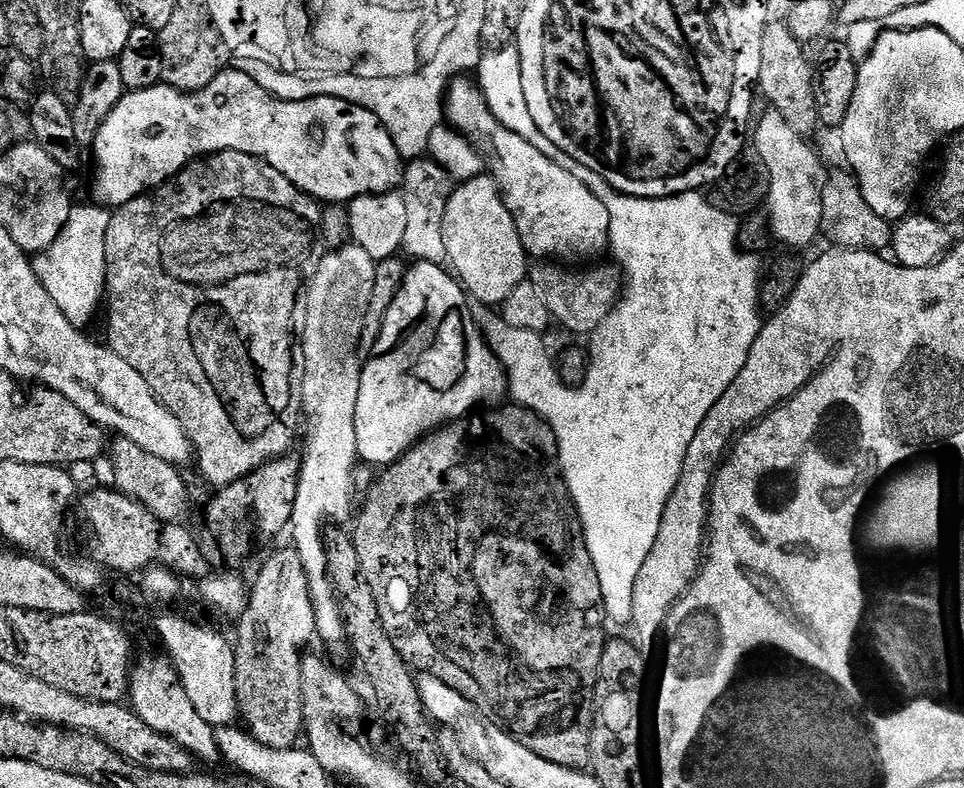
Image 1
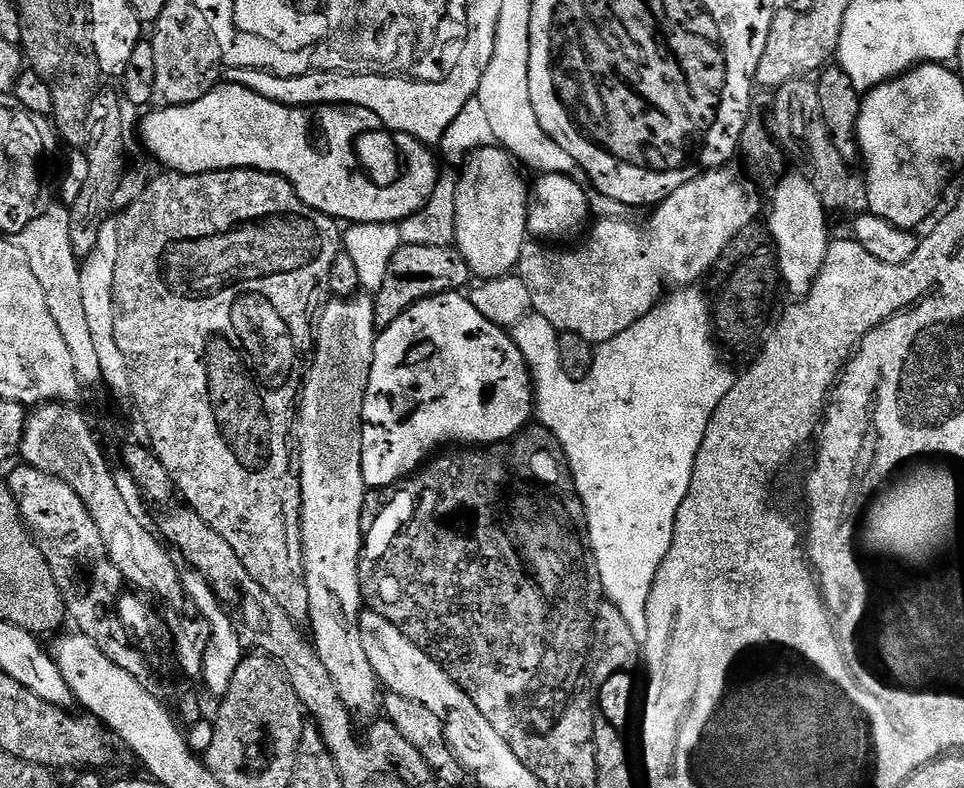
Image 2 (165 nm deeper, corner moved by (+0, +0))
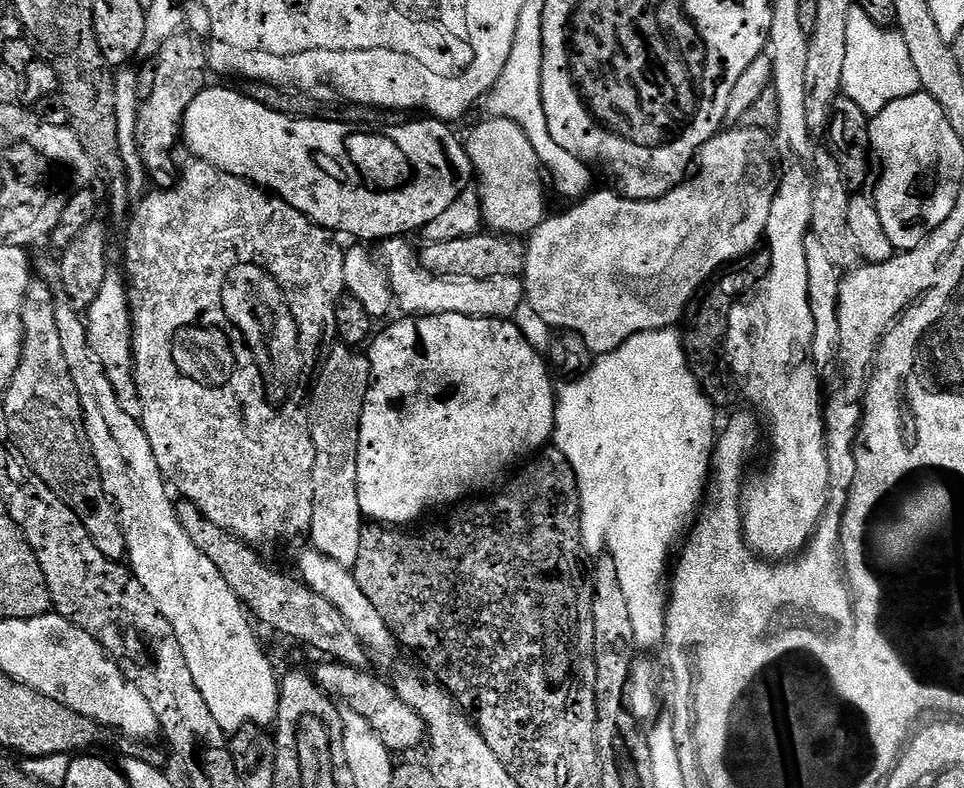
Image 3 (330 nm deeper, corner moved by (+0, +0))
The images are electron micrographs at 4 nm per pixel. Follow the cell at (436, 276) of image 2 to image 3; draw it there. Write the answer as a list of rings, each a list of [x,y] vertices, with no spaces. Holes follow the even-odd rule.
[[[480,230],[475,235],[448,242],[425,243],[418,252],[418,263],[434,276],[461,276],[489,280],[495,276],[520,276],[524,271],[525,241],[519,236],[489,234]]]

